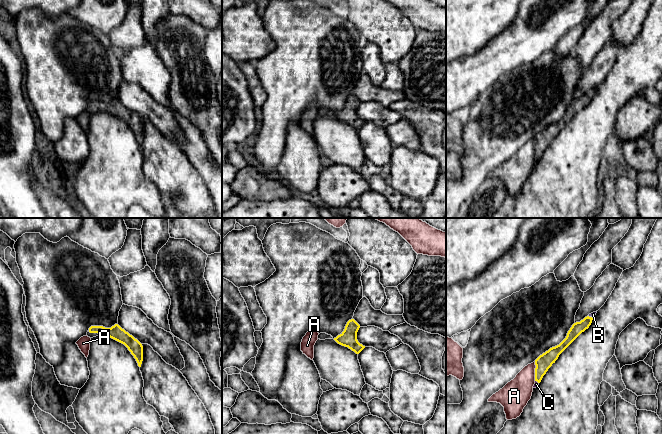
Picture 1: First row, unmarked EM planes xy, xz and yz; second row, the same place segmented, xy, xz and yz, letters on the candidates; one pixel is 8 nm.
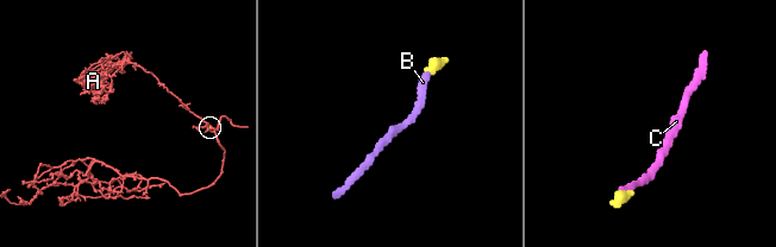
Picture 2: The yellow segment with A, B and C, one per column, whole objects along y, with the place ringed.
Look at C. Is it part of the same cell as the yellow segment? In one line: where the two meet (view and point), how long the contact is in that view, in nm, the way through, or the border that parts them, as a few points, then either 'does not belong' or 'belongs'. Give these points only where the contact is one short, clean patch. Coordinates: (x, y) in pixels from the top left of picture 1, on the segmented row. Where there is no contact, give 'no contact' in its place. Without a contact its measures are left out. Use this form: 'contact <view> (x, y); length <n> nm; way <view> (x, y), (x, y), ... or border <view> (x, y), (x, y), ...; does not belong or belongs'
contact yz (537, 381); length 40 nm; way yz (543, 362), (537, 381), (536, 384); belongs

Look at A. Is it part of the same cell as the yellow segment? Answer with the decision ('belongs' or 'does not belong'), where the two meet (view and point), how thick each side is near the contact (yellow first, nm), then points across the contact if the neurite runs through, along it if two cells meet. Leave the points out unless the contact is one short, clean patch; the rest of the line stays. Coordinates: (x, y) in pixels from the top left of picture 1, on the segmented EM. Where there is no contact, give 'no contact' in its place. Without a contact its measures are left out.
does not belong | yz (535, 371) | 120/220 nm | along yz (534, 362), (535, 380)

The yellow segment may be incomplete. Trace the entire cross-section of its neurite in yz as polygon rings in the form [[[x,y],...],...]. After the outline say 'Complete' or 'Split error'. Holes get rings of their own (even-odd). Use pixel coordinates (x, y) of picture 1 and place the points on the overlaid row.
[[[596,312],[589,314],[580,322],[576,322],[572,325],[570,330],[567,333],[566,338],[557,346],[550,348],[548,351],[540,355],[535,360],[535,384],[533,388],[536,388],[541,382],[543,376],[546,374],[548,369],[552,366],[553,363],[558,359],[559,355],[592,323],[593,317],[596,315]]]. Split error

